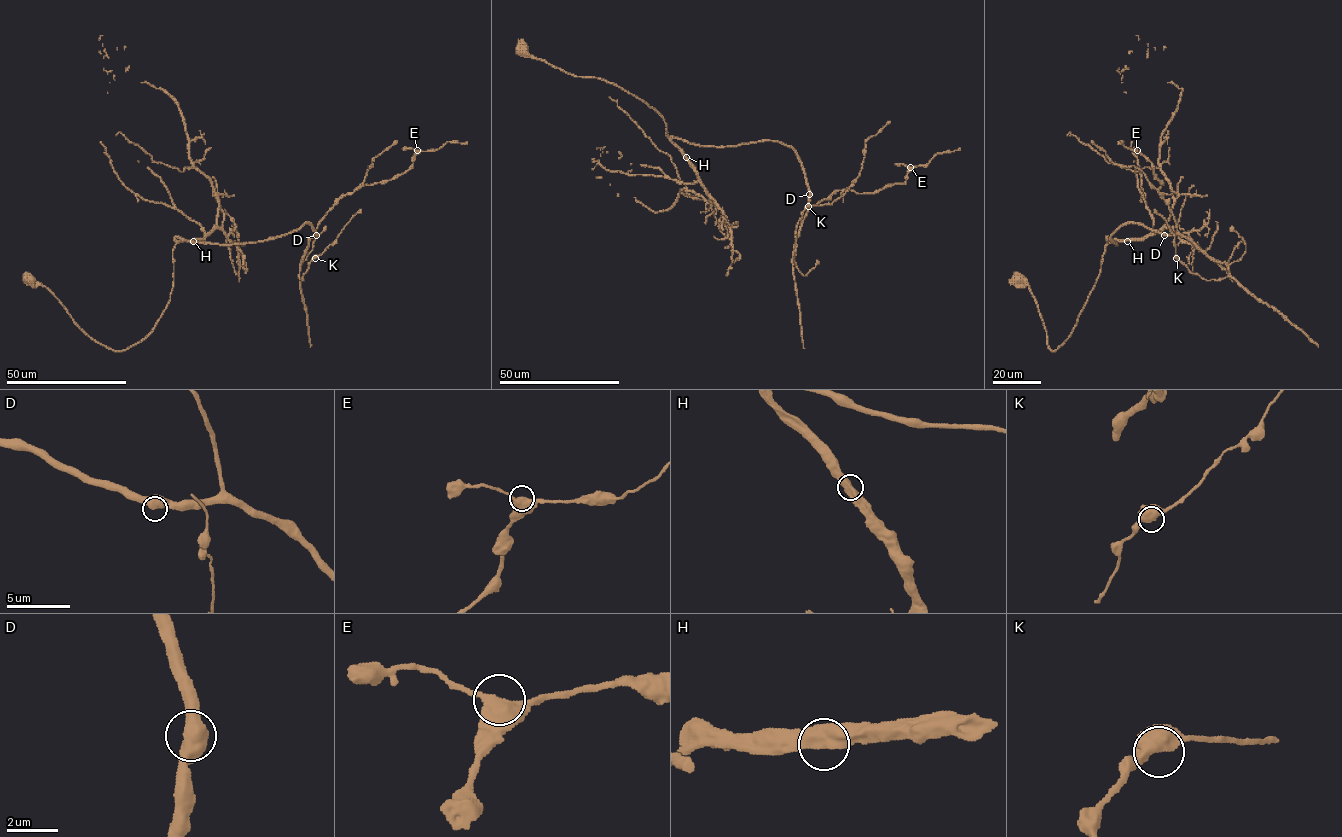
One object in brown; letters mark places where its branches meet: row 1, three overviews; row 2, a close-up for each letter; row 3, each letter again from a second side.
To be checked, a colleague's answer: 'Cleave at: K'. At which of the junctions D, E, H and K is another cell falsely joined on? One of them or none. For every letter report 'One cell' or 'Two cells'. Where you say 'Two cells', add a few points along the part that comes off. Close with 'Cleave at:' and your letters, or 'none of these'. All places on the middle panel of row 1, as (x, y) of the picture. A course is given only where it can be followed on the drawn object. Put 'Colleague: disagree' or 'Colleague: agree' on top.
Colleague: disagree
D: One cell
E: One cell
H: One cell
K: One cell
Cleave at: none of these

